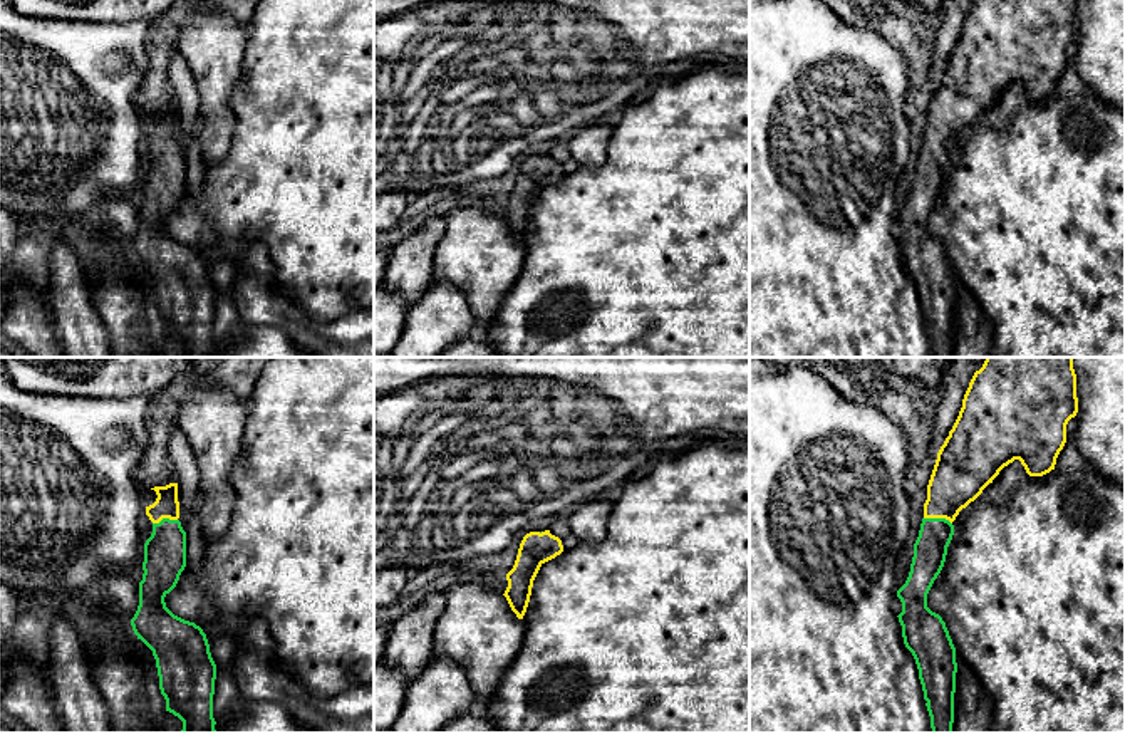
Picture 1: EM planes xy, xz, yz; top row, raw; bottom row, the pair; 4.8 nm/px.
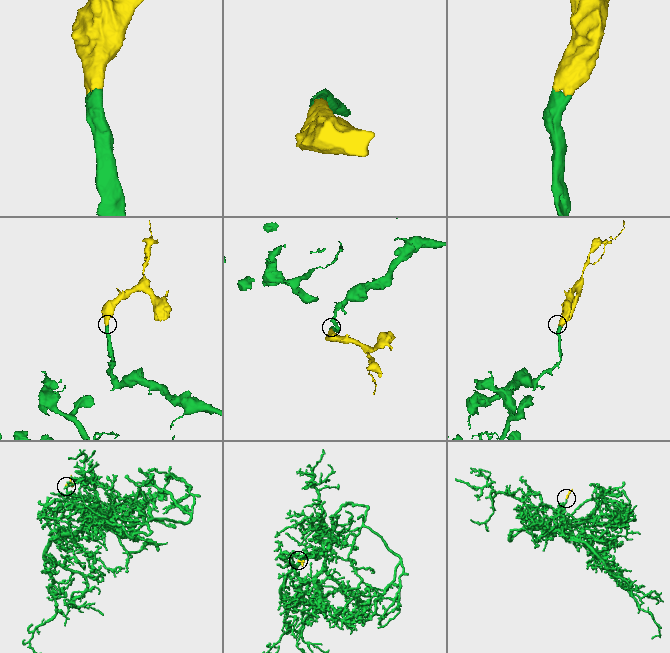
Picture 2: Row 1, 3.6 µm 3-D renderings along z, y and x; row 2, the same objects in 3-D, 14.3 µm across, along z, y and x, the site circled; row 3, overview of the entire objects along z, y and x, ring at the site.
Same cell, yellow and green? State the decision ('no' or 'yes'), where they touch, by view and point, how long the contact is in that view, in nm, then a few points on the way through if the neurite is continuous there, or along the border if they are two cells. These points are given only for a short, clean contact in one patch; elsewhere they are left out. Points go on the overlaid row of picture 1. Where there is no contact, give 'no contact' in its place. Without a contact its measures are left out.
yes | yz (938, 517) | 140 nm | across yz (961, 472), (948, 492), (938, 517), (931, 547)

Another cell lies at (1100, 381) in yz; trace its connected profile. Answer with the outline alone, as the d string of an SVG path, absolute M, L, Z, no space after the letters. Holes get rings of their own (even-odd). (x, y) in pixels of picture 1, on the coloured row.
M1073 357L1076 446L1103 478L1125 488L1125 357Z

